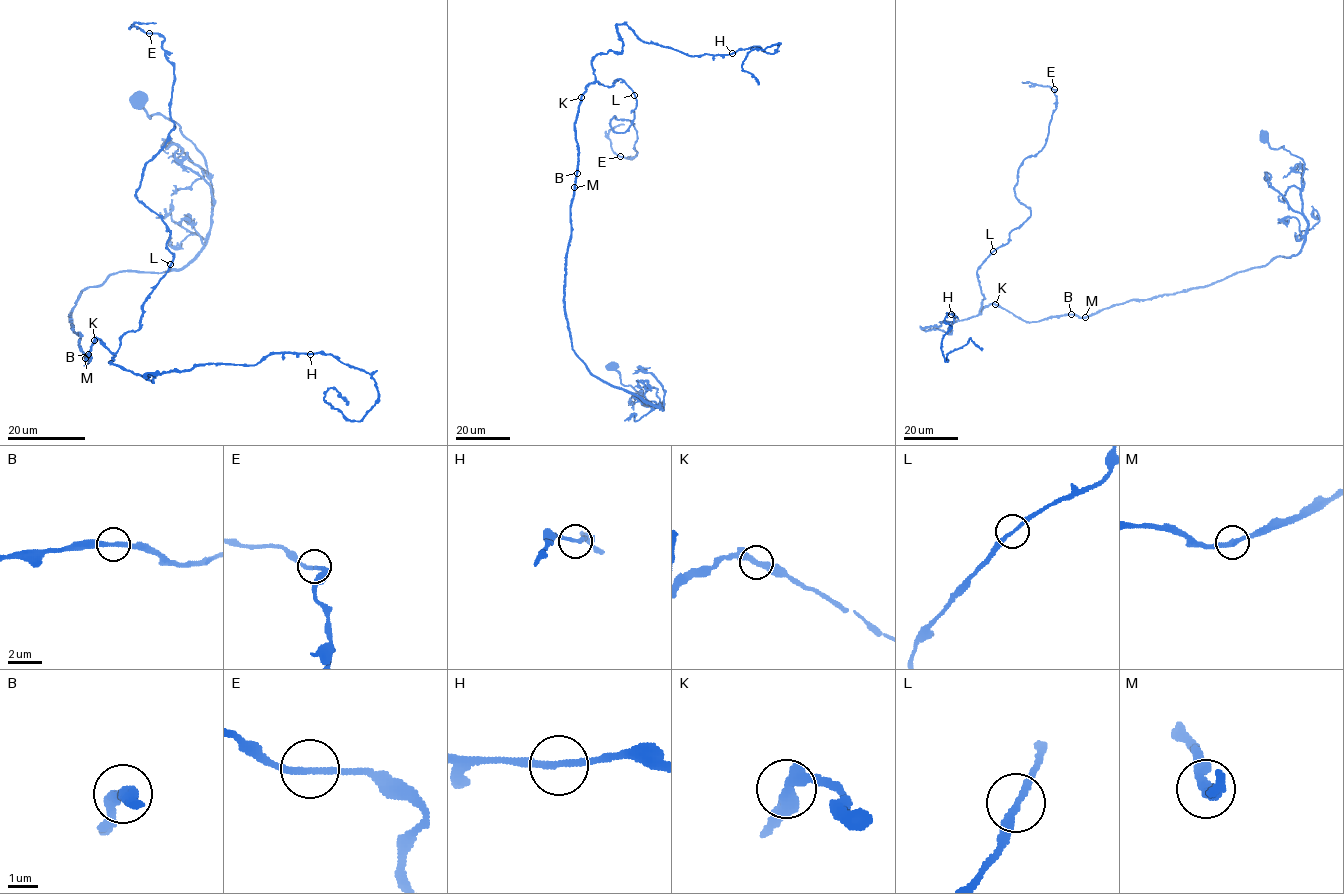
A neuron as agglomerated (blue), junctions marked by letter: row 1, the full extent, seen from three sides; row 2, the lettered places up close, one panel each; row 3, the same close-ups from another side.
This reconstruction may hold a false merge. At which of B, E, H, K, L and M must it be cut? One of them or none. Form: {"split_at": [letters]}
{"split_at": []}

